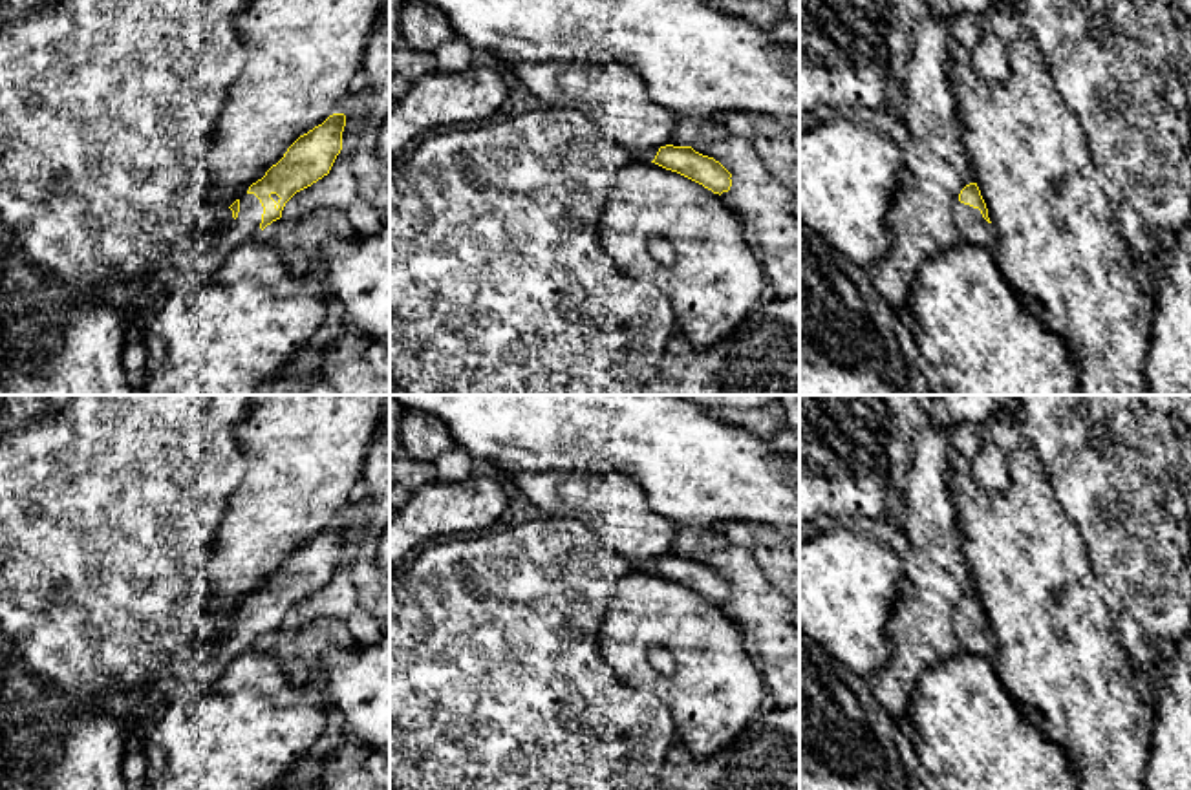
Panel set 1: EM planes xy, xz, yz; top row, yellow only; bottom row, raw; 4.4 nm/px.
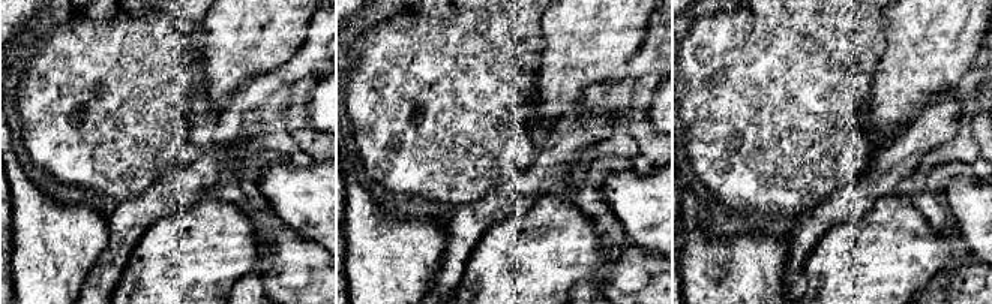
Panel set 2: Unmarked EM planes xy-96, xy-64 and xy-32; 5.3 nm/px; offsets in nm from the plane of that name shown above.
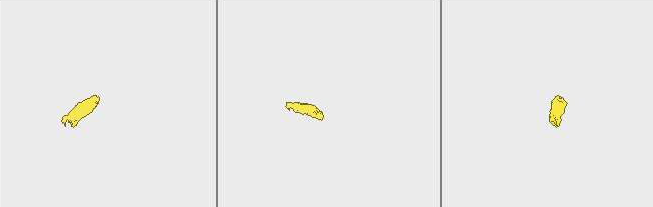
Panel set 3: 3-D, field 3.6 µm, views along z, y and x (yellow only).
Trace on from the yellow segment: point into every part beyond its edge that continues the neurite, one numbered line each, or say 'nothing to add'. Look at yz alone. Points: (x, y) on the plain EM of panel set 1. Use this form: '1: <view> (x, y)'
1: yz (974, 637)

